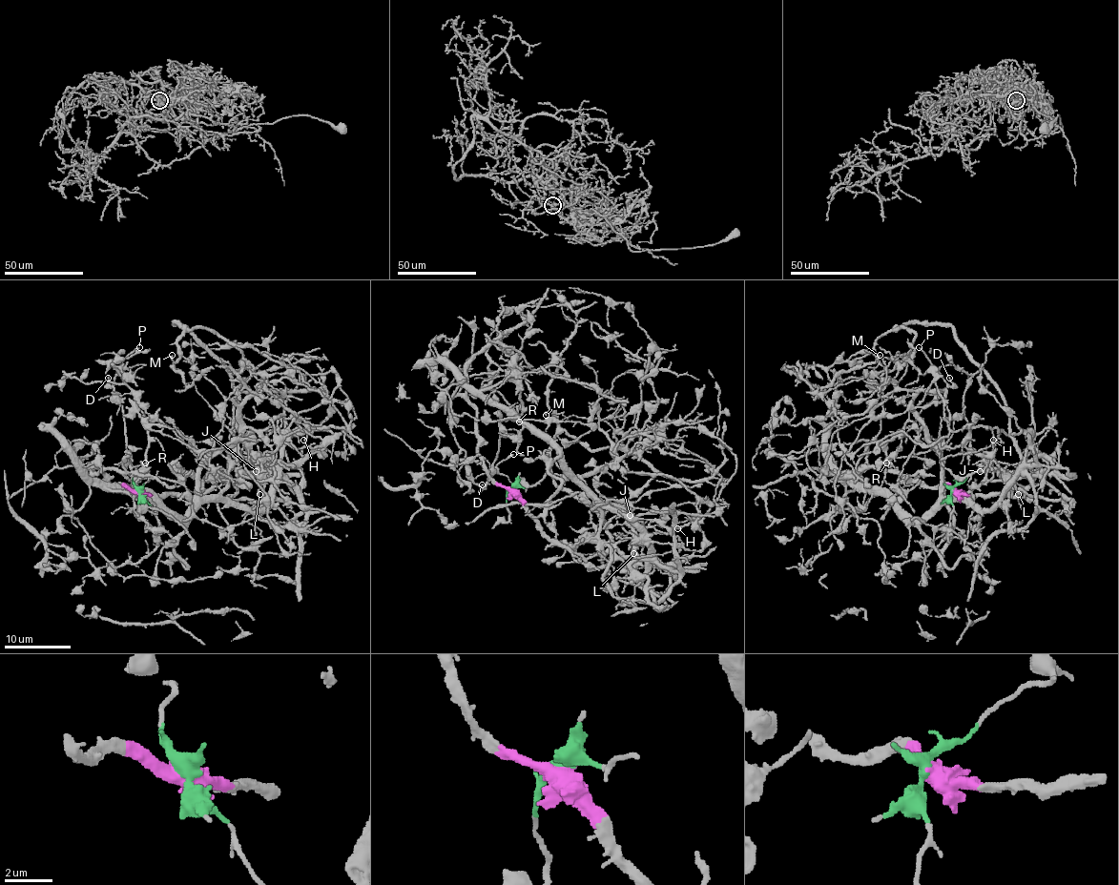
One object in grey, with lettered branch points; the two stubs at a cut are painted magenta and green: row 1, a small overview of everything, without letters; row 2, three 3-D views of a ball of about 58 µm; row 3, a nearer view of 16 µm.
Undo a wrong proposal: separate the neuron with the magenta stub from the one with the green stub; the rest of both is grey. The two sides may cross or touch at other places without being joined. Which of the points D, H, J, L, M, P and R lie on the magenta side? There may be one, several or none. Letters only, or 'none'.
H, J, L, M

